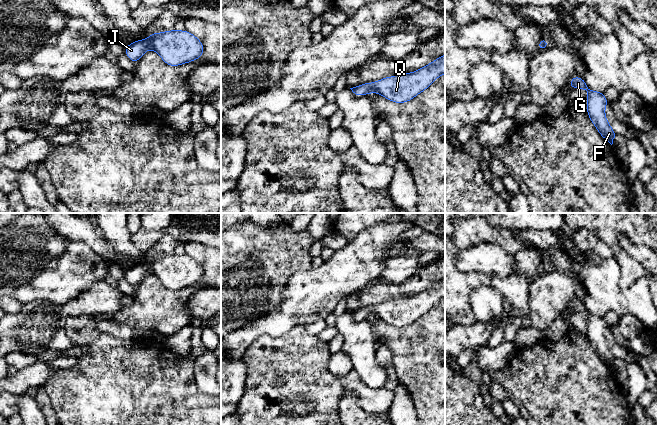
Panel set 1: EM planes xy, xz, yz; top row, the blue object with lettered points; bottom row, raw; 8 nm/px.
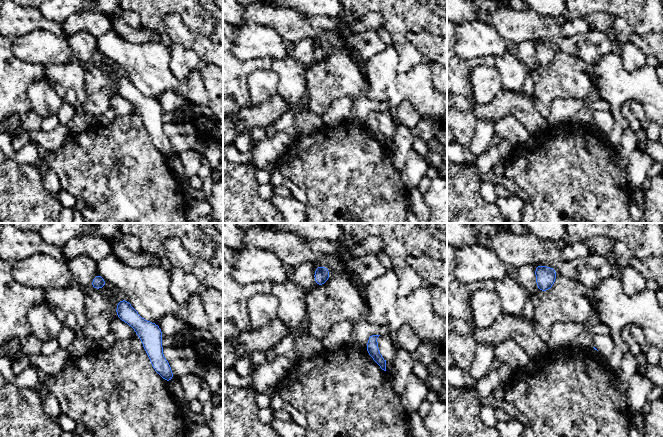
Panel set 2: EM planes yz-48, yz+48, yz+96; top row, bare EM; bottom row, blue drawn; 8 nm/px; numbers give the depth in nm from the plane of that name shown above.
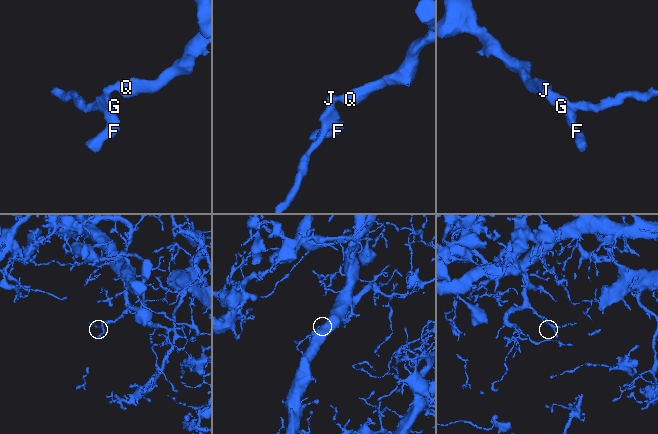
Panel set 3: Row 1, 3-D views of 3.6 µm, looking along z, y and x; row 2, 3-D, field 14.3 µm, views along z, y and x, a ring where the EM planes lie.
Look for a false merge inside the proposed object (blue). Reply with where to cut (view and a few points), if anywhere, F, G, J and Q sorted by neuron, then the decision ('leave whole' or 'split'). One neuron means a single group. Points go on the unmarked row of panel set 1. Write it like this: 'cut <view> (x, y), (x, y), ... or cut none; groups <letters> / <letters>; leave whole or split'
cut none; groups F G J Q; leave whole

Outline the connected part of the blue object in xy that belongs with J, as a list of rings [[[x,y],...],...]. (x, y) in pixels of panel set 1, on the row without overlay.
[[[187,254],[152,256],[147,263],[125,270],[125,277],[135,288],[147,274],[152,273],[169,290],[179,290],[200,282],[204,277],[201,265]]]

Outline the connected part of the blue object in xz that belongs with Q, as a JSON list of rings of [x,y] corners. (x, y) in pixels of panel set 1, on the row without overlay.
[[[445,278],[412,297],[385,301],[379,305],[364,307],[350,313],[355,320],[376,316],[392,326],[406,327],[426,314],[444,297]]]

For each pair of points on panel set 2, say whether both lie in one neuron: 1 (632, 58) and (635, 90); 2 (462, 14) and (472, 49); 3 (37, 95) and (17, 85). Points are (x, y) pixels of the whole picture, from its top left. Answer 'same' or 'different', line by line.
1: different
2: different
3: different

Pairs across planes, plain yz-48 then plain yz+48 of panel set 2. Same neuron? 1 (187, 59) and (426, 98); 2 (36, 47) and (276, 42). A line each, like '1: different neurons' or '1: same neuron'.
1: different neurons
2: same neuron

